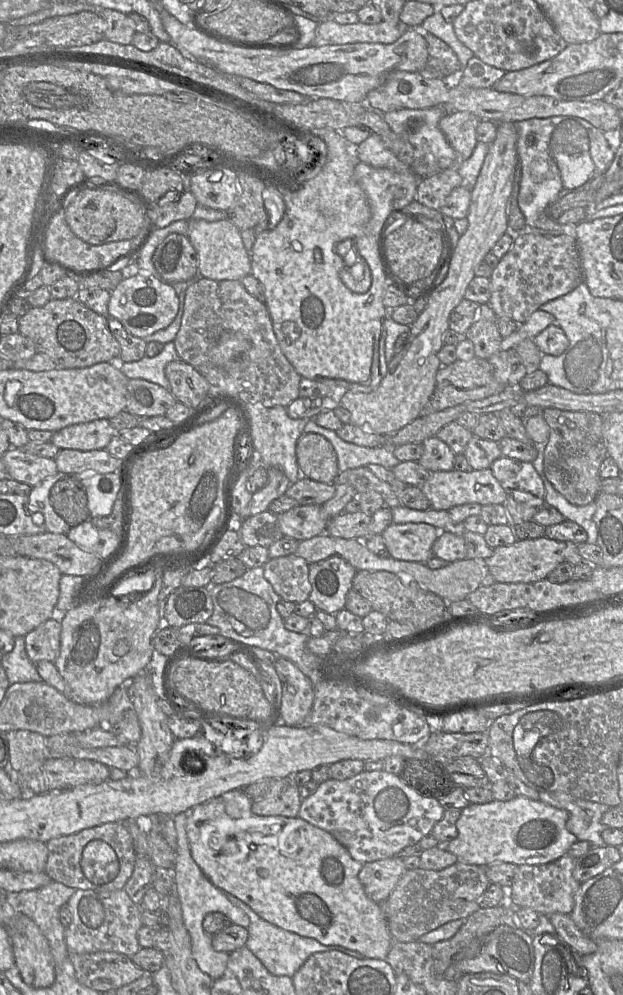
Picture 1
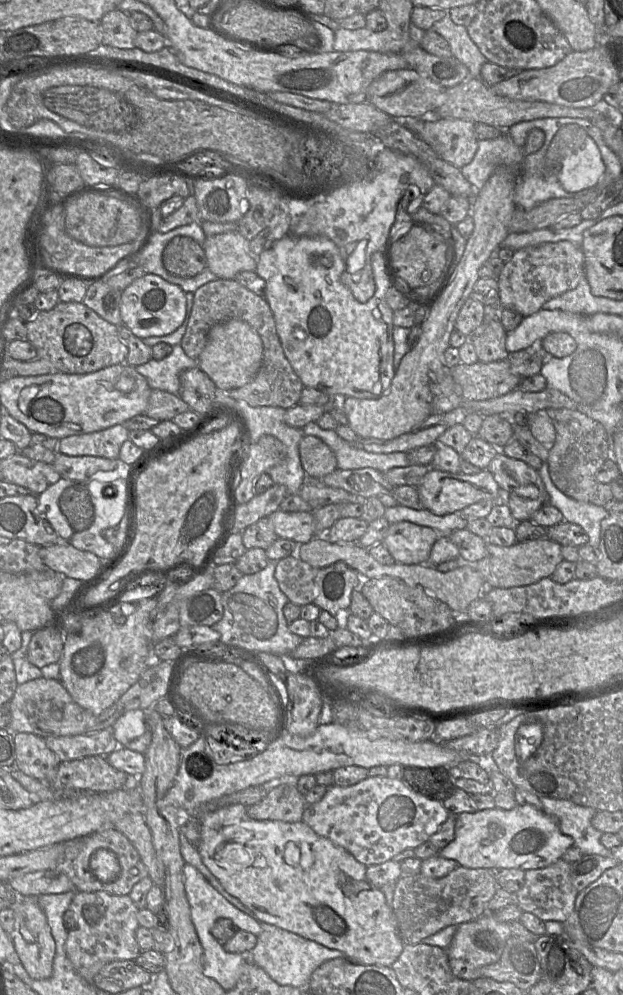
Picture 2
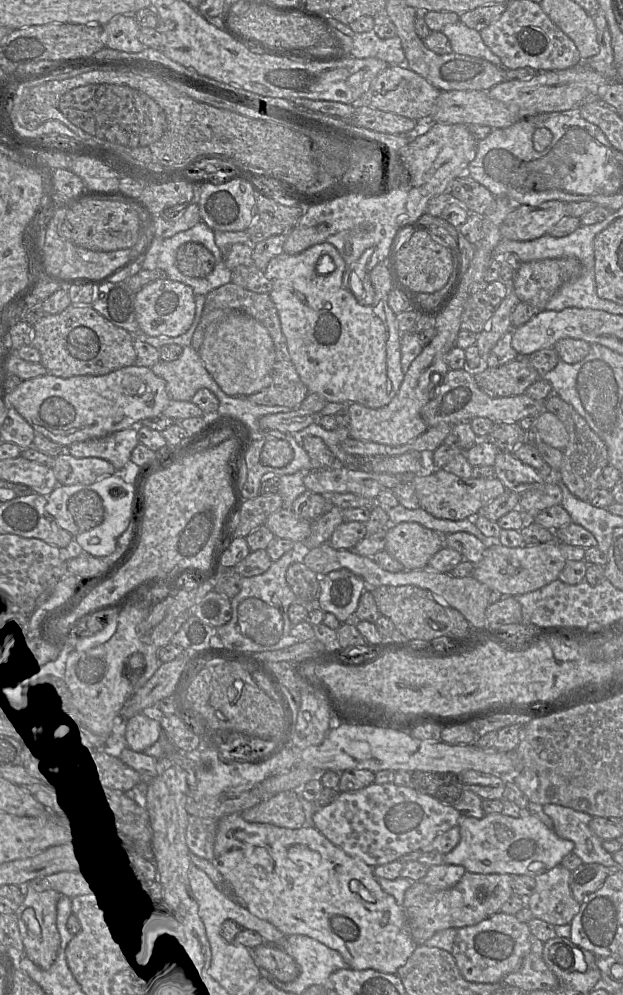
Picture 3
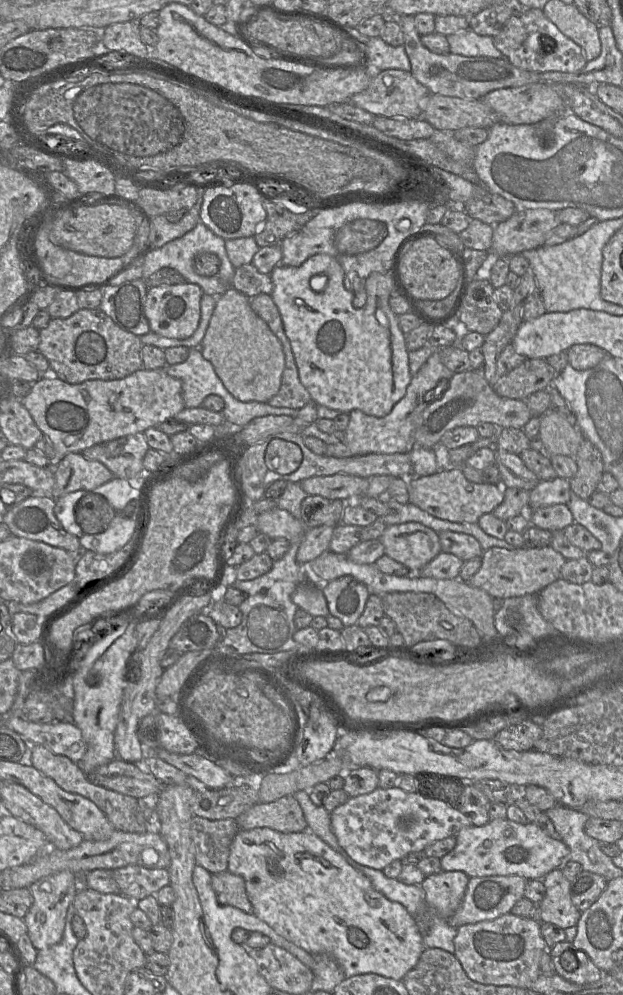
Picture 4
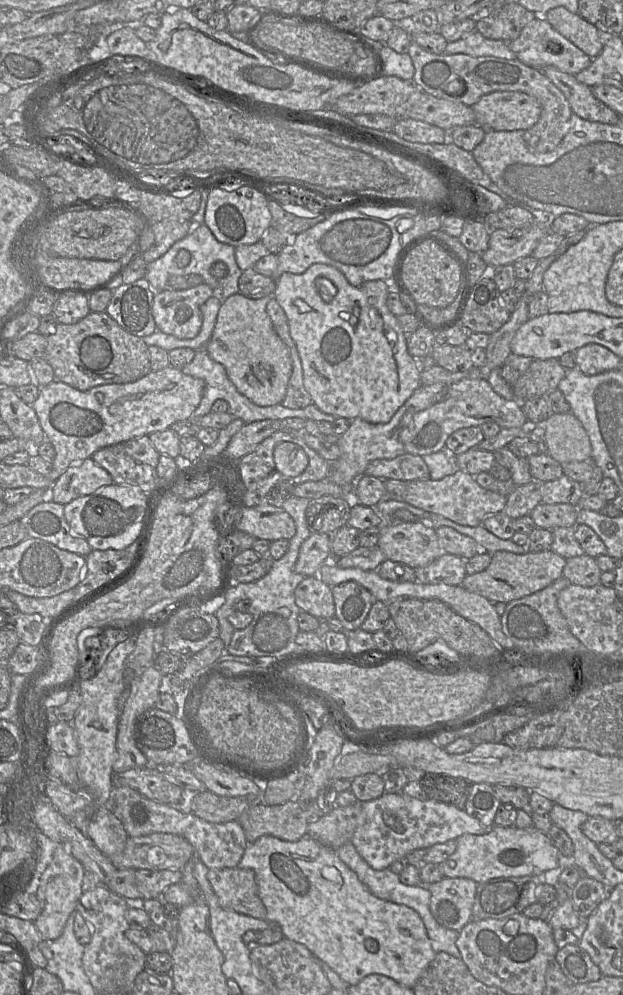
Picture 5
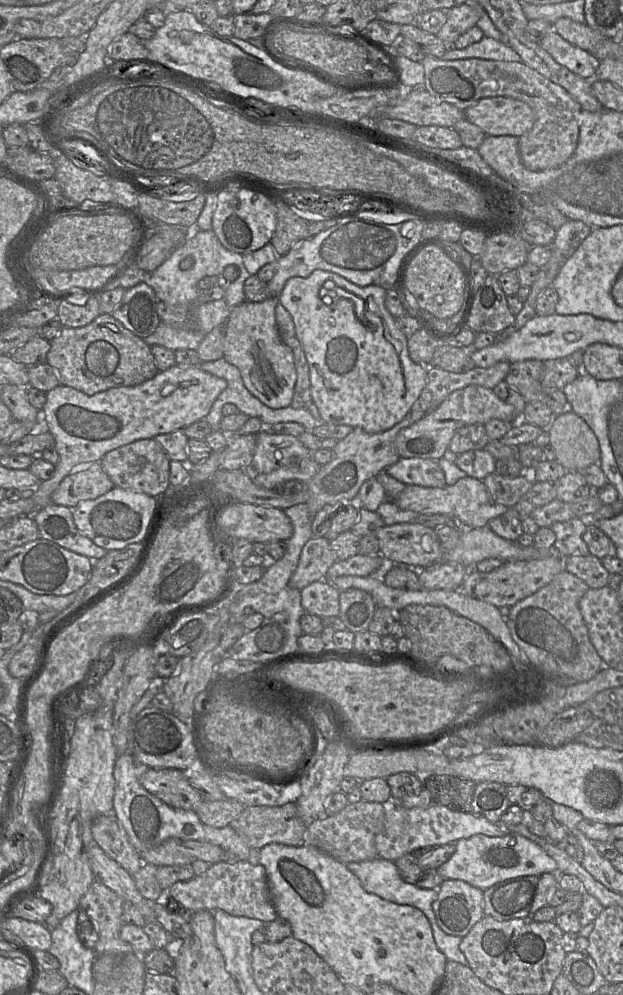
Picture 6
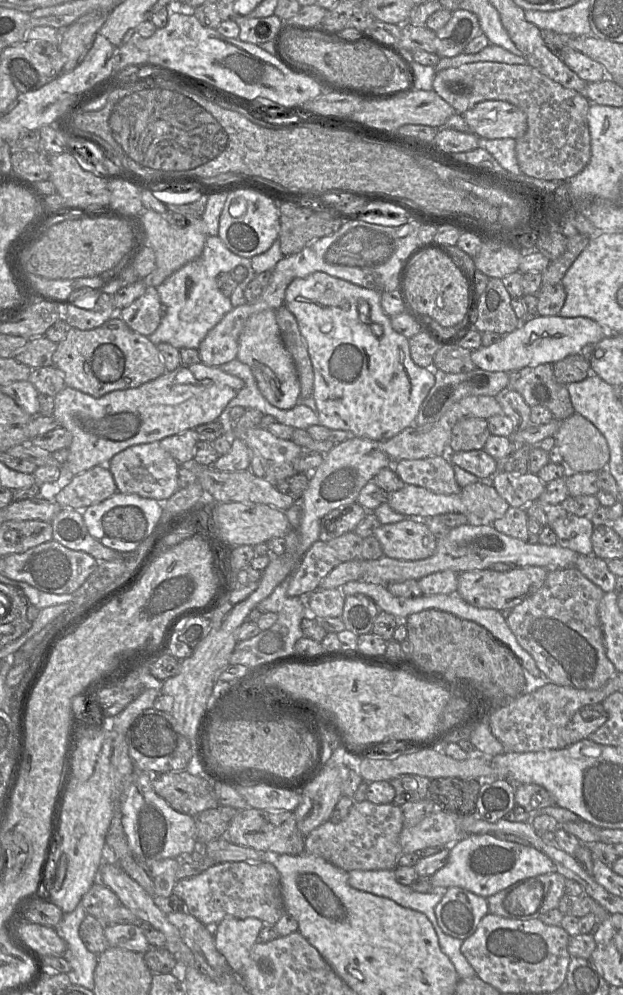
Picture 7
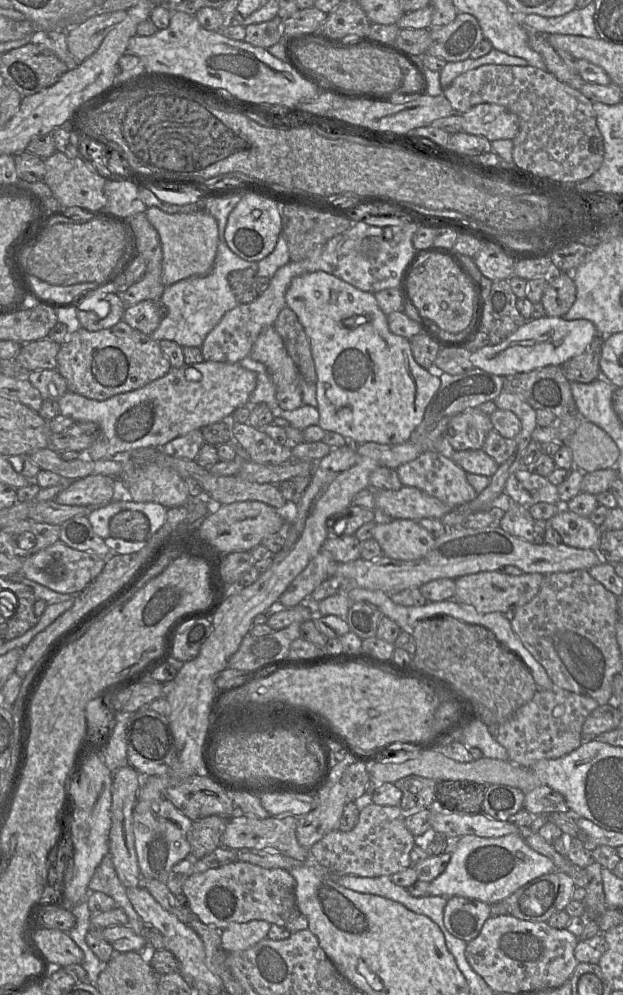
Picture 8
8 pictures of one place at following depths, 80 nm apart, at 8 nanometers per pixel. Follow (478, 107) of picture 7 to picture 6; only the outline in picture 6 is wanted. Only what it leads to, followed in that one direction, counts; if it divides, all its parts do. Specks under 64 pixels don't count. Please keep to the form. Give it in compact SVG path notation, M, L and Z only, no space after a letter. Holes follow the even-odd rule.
M510 97L483 98L464 112L465 118L487 136L520 137L535 123L535 114L531 107Z

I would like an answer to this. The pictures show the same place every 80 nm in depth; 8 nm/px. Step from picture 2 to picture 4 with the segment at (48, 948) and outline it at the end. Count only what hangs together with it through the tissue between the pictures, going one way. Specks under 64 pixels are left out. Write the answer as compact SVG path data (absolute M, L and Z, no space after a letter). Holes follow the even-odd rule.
M61 871L45 876L29 886L33 904L23 920L27 926L27 935L38 951L56 945L62 940L67 910L81 888L86 888L82 887L82 877L71 871Z

